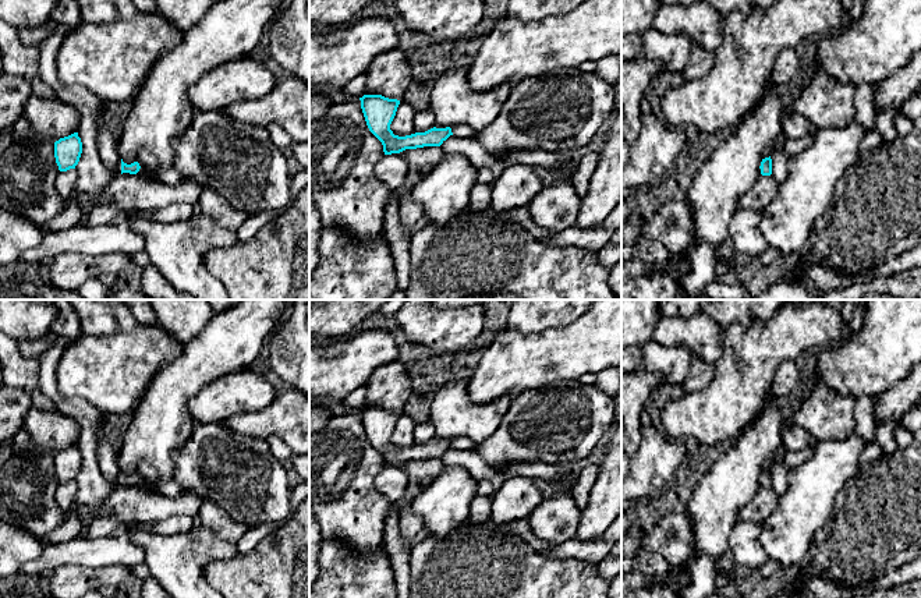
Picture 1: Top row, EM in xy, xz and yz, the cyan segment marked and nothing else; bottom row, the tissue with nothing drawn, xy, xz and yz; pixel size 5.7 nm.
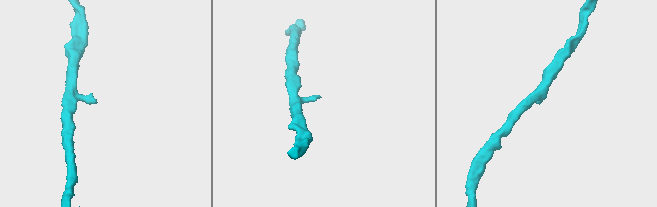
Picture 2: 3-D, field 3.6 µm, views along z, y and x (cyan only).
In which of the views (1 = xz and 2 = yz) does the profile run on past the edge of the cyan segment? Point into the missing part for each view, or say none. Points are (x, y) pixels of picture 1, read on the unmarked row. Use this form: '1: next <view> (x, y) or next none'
1: next none
2: next none

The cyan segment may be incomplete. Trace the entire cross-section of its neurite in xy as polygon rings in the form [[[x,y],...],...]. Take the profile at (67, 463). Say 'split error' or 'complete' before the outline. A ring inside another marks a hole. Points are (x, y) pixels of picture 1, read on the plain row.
complete | [[[78,445],[54,454],[54,470],[60,484],[75,481],[82,466],[82,454]]]

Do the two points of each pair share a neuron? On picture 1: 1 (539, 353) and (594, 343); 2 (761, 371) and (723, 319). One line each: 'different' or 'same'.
1: same
2: different

